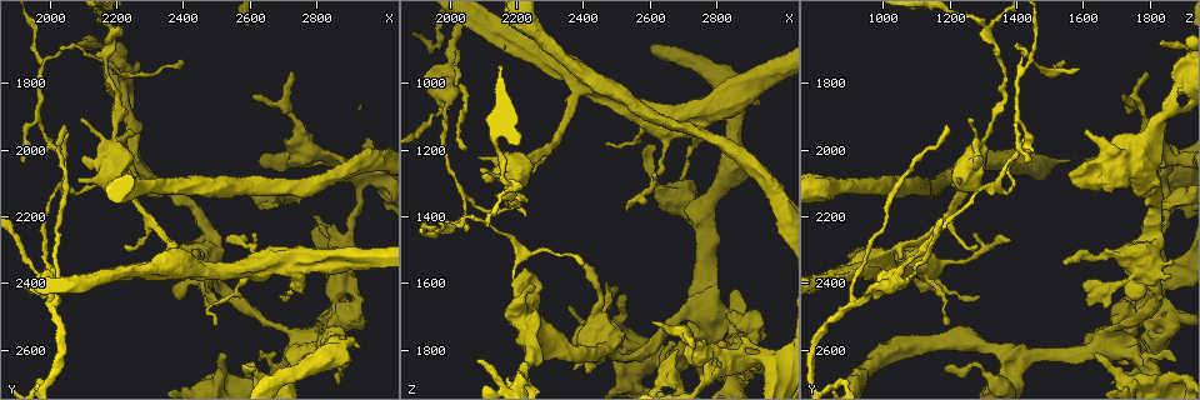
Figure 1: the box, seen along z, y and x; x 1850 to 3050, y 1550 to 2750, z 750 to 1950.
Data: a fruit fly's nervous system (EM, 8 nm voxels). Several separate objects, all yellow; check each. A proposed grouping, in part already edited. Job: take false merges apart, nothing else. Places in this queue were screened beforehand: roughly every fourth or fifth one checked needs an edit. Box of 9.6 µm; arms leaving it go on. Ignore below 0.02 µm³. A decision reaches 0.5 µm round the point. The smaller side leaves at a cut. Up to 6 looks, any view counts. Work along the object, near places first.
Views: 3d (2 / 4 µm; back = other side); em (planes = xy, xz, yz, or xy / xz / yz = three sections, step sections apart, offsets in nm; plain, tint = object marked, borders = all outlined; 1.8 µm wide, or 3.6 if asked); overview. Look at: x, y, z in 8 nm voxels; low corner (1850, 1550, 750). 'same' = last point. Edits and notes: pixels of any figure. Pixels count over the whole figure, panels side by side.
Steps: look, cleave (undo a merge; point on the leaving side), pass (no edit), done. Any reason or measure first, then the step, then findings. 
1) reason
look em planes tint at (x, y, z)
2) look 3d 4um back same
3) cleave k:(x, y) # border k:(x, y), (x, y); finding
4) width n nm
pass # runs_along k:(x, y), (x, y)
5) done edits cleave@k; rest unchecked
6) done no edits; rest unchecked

sharp bend
look em xy step 8 tint at (2190, 1640, 1310)

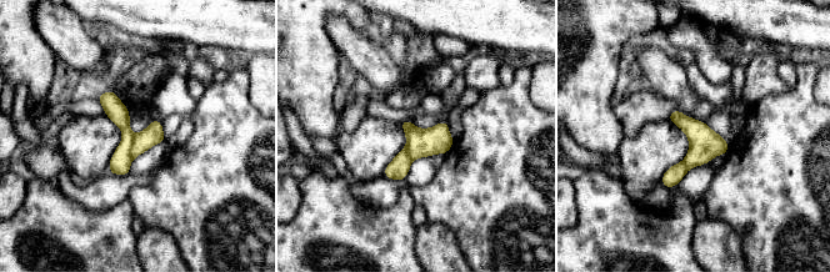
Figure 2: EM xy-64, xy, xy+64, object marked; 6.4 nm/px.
cleave 2:(120, 161) # border 2:(134, 135), (130, 151), (131, 157); two neurons meet here

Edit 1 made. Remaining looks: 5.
look overview

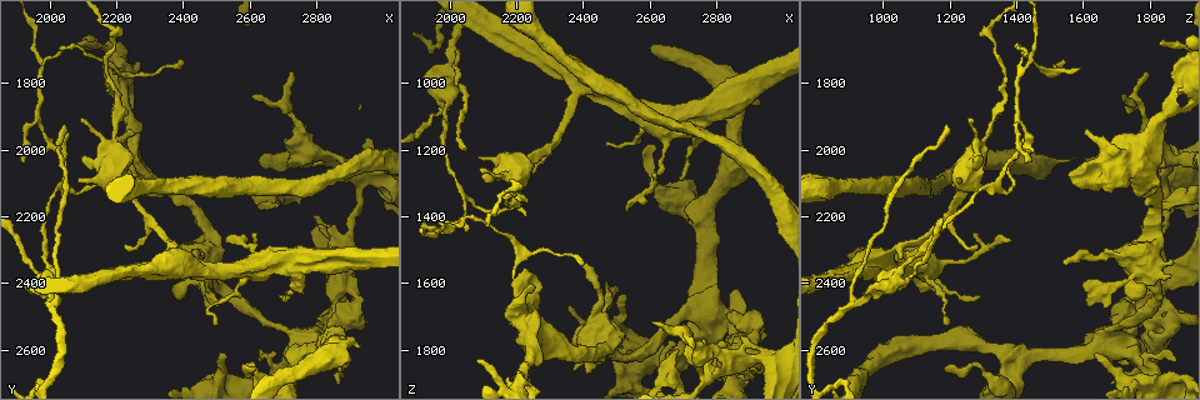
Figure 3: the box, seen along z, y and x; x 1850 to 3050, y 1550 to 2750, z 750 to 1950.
a narrow waist
look 3d 4um at (1970, 1950, 1430)

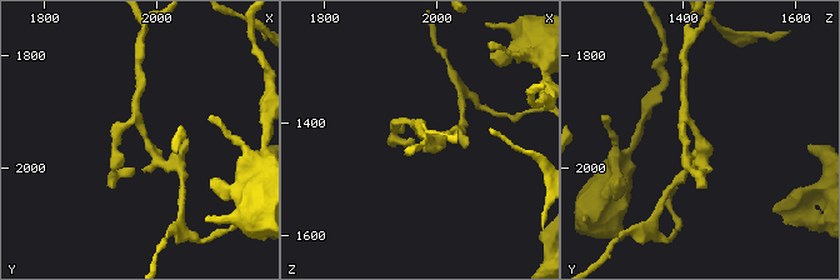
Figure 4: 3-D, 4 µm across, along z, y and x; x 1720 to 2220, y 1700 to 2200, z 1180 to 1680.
now the EM
look em yz step 16 tint at (1975, 1950, 1425)

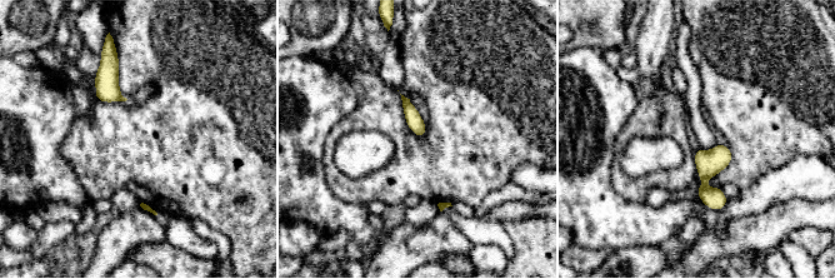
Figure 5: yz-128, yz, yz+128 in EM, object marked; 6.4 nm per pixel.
cut it another way
look em planes borders same

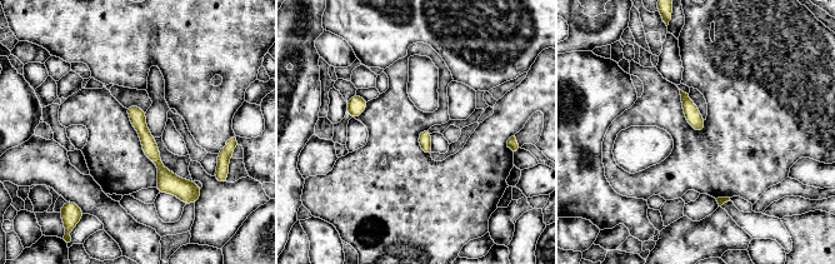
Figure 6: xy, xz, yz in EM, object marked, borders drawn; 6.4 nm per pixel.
pass # runs_along 6:(129, 109), (161, 170), (184, 192); all the same neuron

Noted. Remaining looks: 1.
done edits cleave@2; rest unchecked

